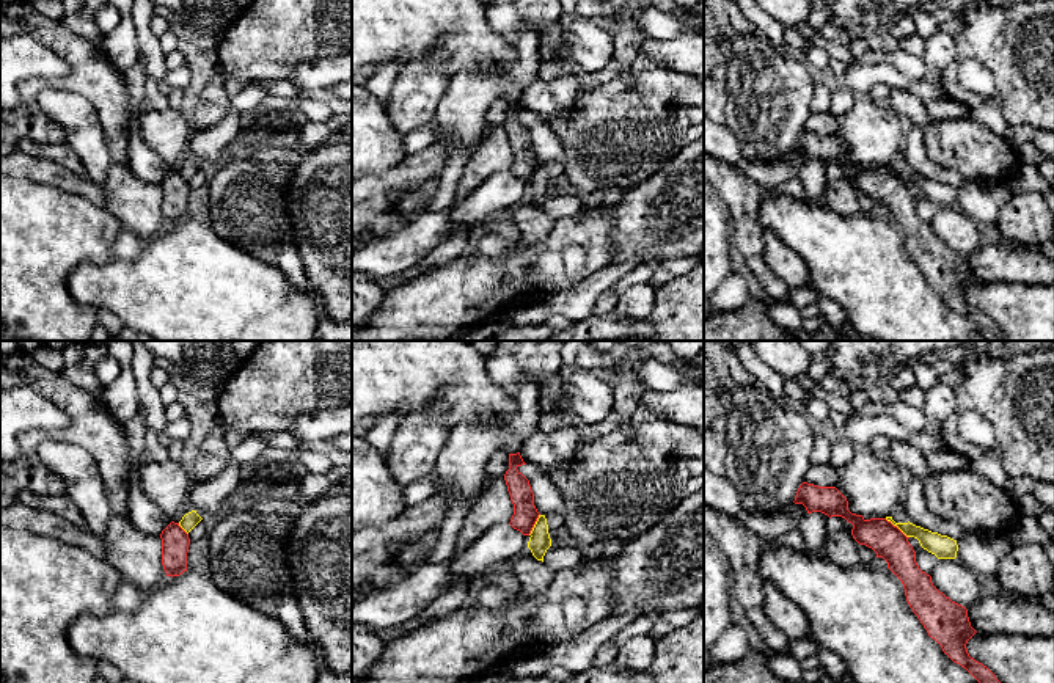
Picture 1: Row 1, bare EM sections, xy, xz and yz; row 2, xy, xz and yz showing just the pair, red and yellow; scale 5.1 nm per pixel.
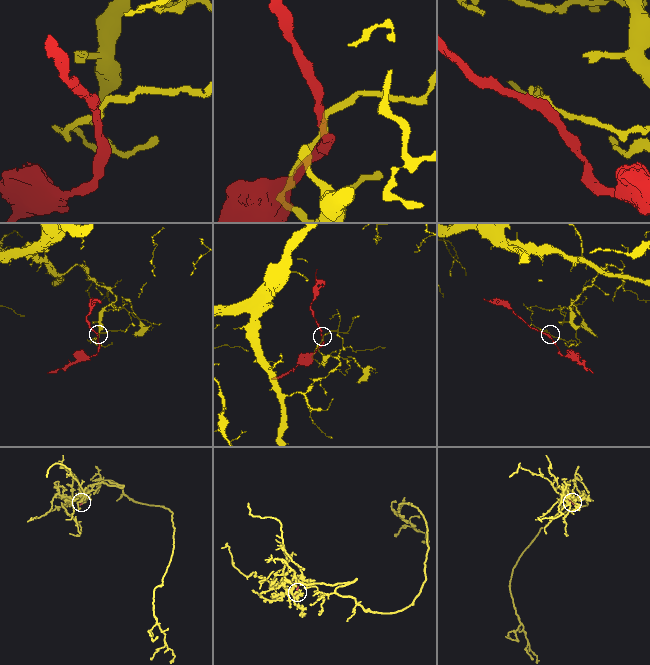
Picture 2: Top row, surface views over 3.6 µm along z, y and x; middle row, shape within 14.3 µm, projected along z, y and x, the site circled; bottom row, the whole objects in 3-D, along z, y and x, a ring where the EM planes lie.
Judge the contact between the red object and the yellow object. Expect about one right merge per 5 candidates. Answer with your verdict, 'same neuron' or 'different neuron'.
different neuron

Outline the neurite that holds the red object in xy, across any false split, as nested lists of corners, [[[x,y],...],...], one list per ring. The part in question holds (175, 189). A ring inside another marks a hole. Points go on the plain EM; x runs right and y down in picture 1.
[[[171,170],[160,182],[162,214],[167,225],[179,225],[187,220],[188,182]]]

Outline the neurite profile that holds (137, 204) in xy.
[[[112,162],[102,187],[105,209],[141,240],[156,237],[167,226],[160,184],[140,181],[126,162]]]

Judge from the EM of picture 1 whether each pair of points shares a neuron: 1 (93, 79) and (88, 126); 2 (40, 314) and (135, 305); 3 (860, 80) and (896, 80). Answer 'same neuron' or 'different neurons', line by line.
1: different neurons
2: different neurons
3: same neuron

